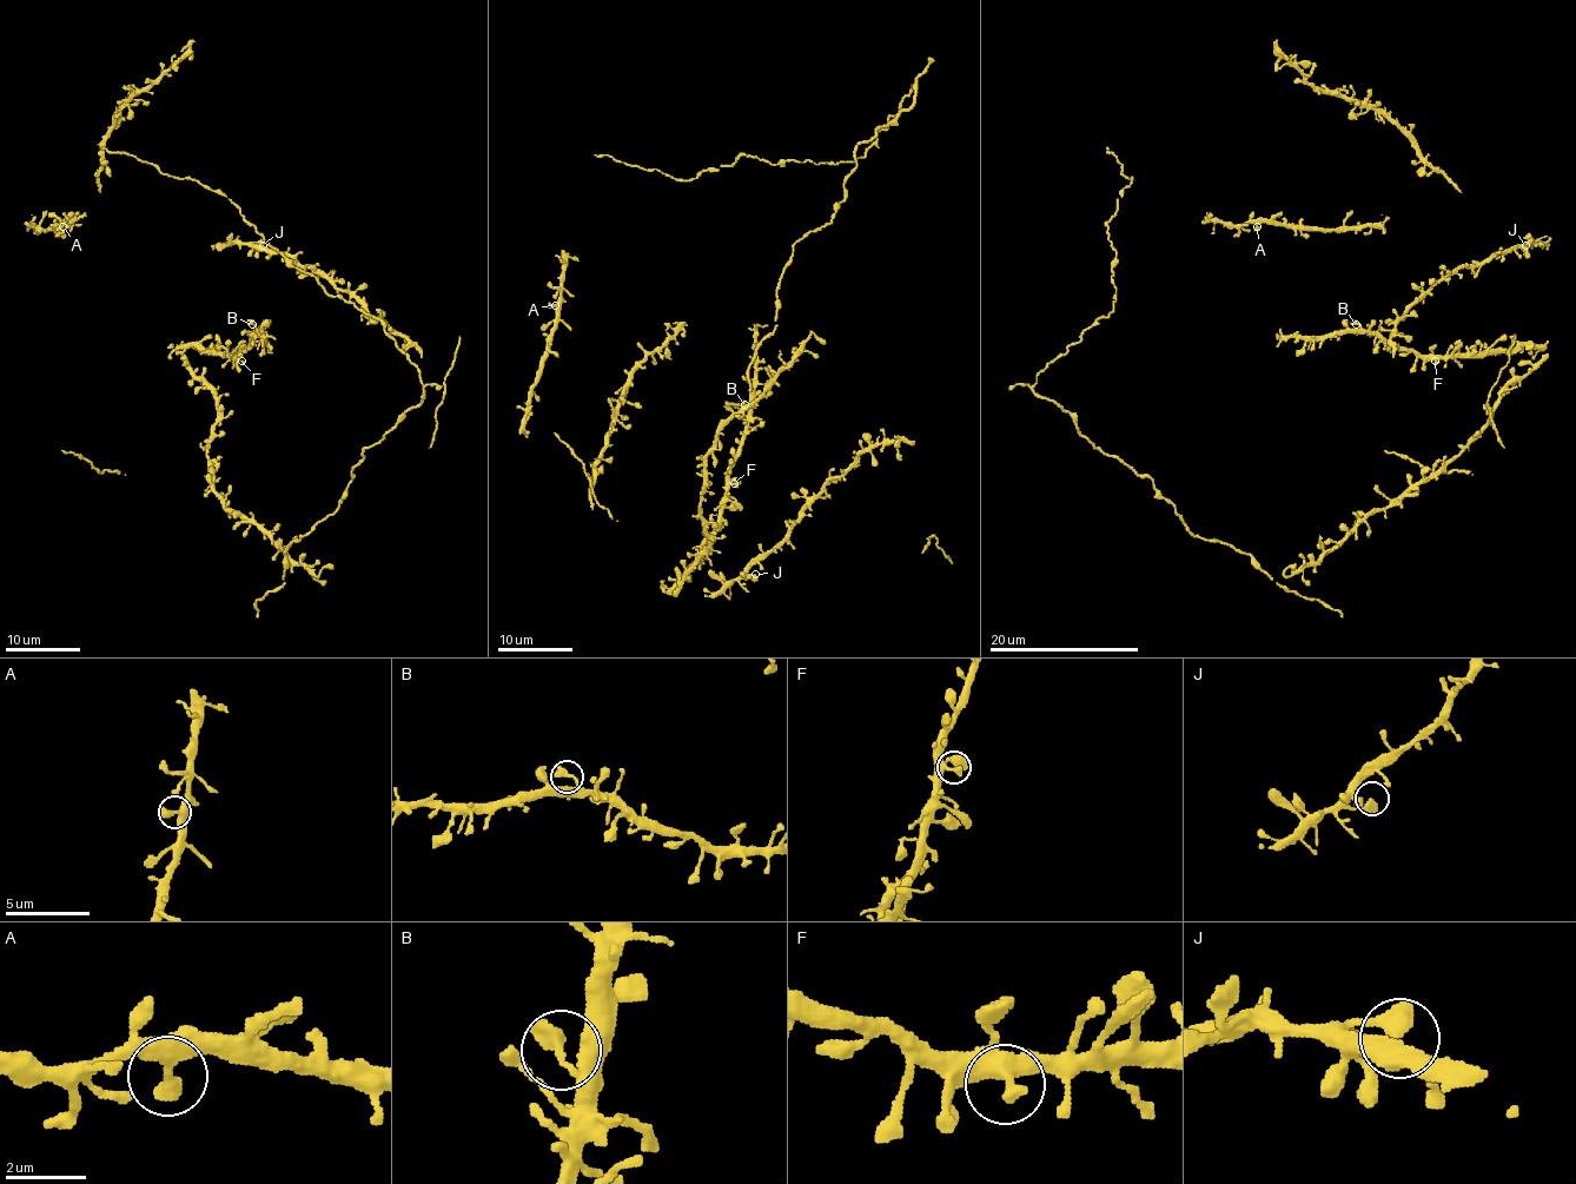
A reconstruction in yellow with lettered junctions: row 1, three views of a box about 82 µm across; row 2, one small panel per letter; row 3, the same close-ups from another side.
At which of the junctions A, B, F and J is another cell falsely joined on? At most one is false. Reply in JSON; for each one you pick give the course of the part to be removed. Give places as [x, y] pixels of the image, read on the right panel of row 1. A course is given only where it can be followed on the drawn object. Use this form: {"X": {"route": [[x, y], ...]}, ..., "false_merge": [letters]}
{"false_merge": []}

